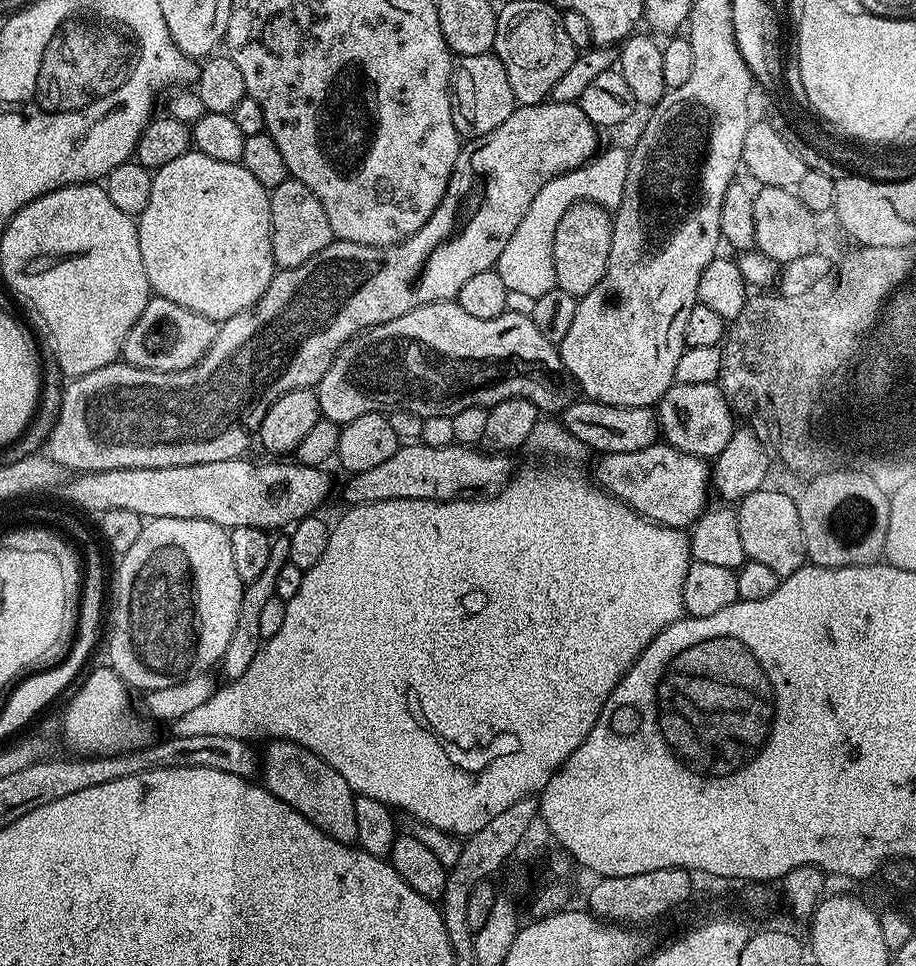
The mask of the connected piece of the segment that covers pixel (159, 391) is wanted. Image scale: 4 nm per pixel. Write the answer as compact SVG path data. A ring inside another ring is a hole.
M549 99L543 104L517 106L510 114L510 118L506 118L506 122L502 122L502 126L490 130L490 134L482 134L469 139L461 147L458 158L452 167L443 198L440 199L427 222L414 234L405 238L401 244L391 244L389 248L379 248L358 242L333 239L332 243L326 246L326 250L318 250L318 254L314 254L314 258L310 258L310 262L302 262L302 266L277 271L273 275L270 286L258 298L258 302L223 321L216 329L216 337L210 350L206 350L204 357L186 370L155 372L145 368L135 368L133 364L127 362L117 362L102 366L102 370L90 370L90 374L82 374L69 379L67 381L68 389L65 390L64 397L60 400L60 413L57 414L56 421L52 424L52 433L48 436L48 449L46 449L48 459L60 465L61 469L76 468L72 470L82 473L118 470L119 468L194 466L202 462L226 462L243 457L247 453L244 451L247 450L248 443L251 440L253 443L254 433L259 429L260 420L266 414L269 406L279 396L290 390L315 389L316 385L320 383L322 374L326 374L330 362L336 357L336 351L346 341L352 339L357 332L363 332L382 322L390 322L390 318L402 318L402 314L410 314L410 310L423 304L433 304L439 300L455 300L458 290L462 290L462 285L469 278L474 278L474 274L493 271L506 242L510 242L510 234L514 234L514 230L518 230L518 222L522 222L522 214L526 214L526 206L530 206L530 202L534 202L534 194L538 194L538 190L542 190L542 186L546 186L546 182L550 182L550 178L563 172L569 172L572 168L577 168L580 164L592 159L598 151L596 135L598 135L596 125L590 122L590 118L586 118L579 103L567 104Z

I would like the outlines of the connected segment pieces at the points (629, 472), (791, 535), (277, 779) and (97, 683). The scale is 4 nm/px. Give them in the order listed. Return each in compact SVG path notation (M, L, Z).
M657 442L645 449L631 451L630 453L610 453L601 455L596 464L594 480L614 499L623 501L629 508L635 510L640 516L654 521L655 524L664 524L668 528L687 529L696 523L701 512L705 511L710 496L710 464L703 456L686 454L682 450L672 448L667 442Z
M762 486L739 501L736 508L738 535L742 538L742 550L747 559L770 566L774 574L783 578L805 567L802 526L798 518L796 500L776 488L768 487Z
M269 739L268 744L262 748L262 776L264 772L263 787L267 788L274 798L286 802L302 818L309 820L318 830L322 830L330 838L349 846L356 844L358 825L354 815L354 802L356 796L352 787L318 754L306 750L301 744L292 740Z
M96 668L84 685L72 696L64 712L64 740L77 748L81 757L113 756L115 752L131 752L145 743L144 724L128 709L130 689L113 668Z

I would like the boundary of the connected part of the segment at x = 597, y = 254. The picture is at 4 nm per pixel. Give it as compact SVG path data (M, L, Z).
M583 200L562 214L554 230L554 274L556 287L574 297L585 296L598 282L602 282L610 258L613 217L609 209Z

